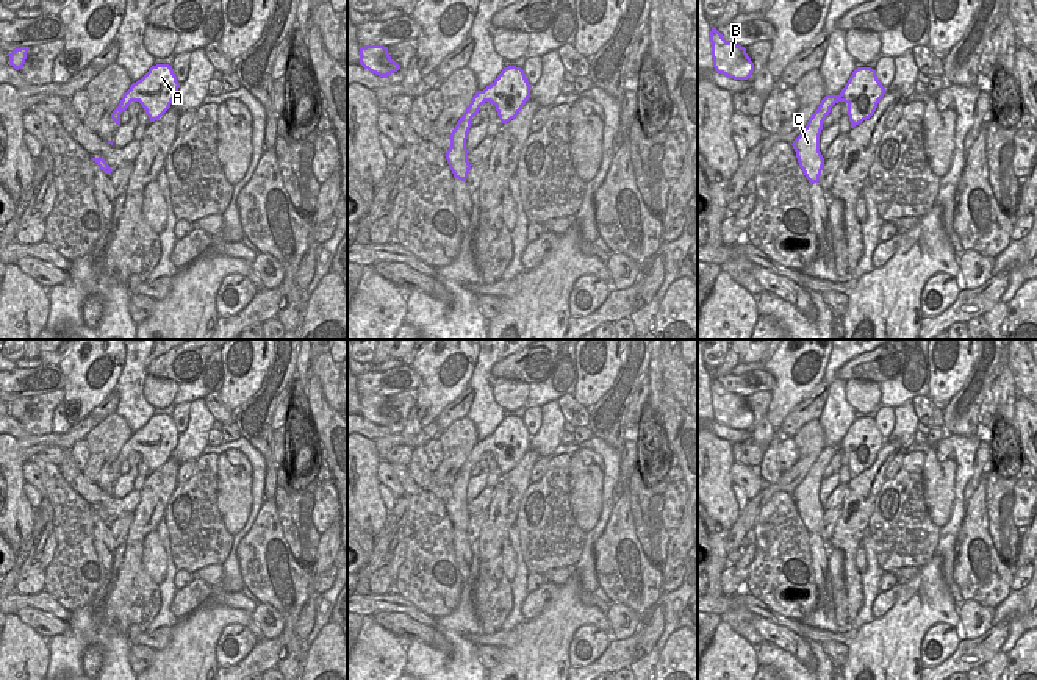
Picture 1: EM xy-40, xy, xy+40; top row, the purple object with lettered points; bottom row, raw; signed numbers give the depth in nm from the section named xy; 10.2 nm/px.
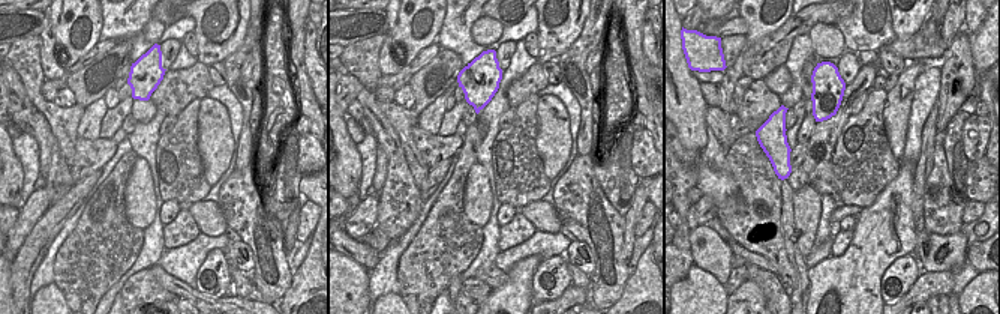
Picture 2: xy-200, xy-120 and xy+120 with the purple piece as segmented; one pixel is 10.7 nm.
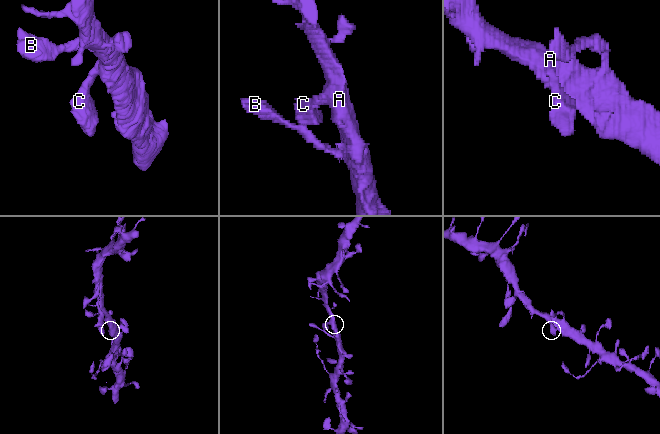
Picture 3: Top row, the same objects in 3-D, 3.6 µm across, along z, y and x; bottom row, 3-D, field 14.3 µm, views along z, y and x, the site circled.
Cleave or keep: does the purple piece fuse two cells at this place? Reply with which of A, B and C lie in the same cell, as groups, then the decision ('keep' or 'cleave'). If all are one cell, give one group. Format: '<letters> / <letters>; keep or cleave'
A B C; keep

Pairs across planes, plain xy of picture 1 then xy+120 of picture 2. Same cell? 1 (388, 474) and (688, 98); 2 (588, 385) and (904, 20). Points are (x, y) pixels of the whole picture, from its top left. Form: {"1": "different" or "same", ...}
{"1": "different", "2": "same"}

